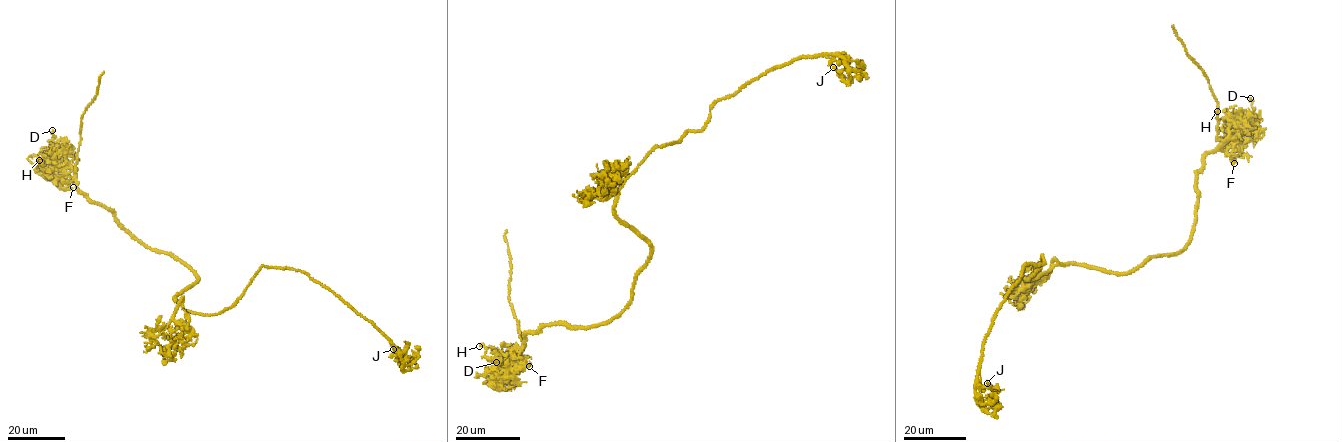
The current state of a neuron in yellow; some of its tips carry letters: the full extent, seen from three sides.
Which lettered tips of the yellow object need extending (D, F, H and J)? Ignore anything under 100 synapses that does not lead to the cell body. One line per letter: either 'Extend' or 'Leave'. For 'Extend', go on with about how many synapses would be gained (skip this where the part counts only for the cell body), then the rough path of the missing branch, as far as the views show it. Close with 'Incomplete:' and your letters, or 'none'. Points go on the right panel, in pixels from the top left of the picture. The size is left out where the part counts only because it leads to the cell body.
D: Leave
F: Leave
H: Leave
J: Leave
Incomplete: none

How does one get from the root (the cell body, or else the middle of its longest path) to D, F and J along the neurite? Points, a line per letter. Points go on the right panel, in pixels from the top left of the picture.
D: (1086, 266), (1133, 271), (1151, 258), (1184, 248), (1196, 216), (1196, 175), (1231, 125), (1251, 115), (1250, 98)
F: (1086, 266), (1133, 271), (1184, 248), (1206, 155), (1232, 138), (1242, 147), (1234, 163)
J: (1086, 266), (1029, 281), (1044, 258), (1024, 266), (982, 346), (975, 387), (985, 409), (996, 403), (987, 383)

